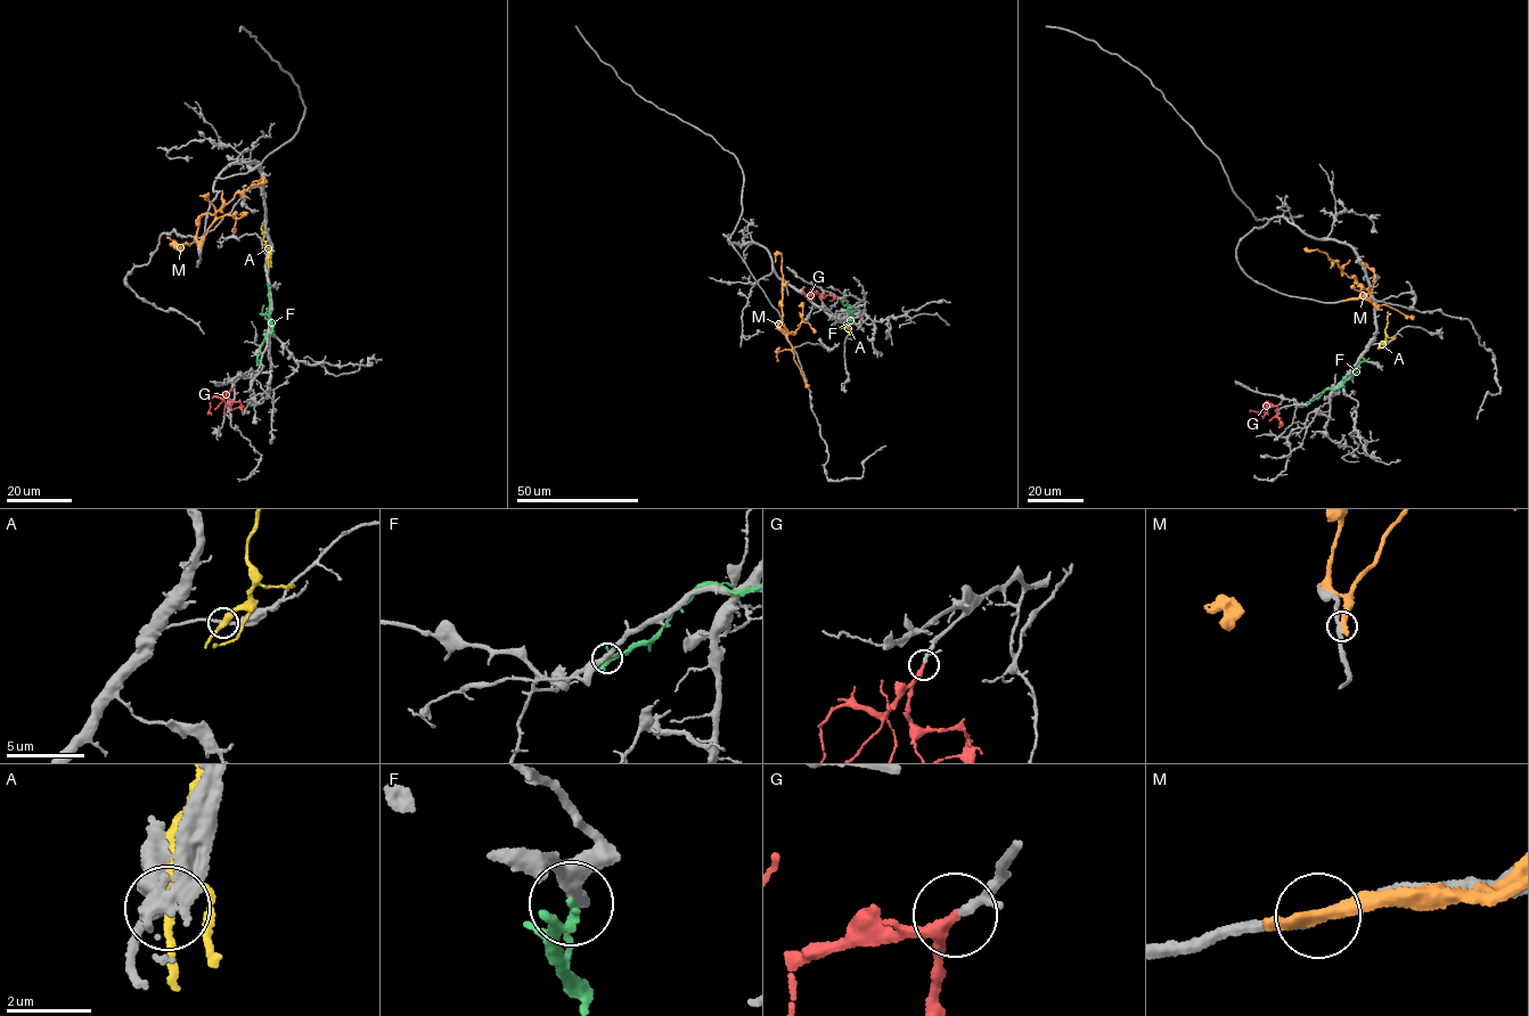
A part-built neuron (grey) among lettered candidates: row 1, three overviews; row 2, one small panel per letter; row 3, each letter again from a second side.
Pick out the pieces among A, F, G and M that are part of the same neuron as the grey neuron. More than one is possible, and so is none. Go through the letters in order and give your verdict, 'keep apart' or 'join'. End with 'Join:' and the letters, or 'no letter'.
A: keep apart
F: keep apart
G: join
M: keep apart
Join: G

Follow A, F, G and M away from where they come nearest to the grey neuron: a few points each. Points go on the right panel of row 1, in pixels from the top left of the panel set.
A: (1381, 344), (1386, 337), (1390, 313)
F: (1310, 401), (1329, 387), (1338, 387), (1358, 363), (1368, 358)
G: (1278, 404), (1267, 408), (1267, 403), (1258, 412), (1249, 411)
M: (1346, 300), (1358, 298), (1363, 285), (1327, 255), (1310, 252)

